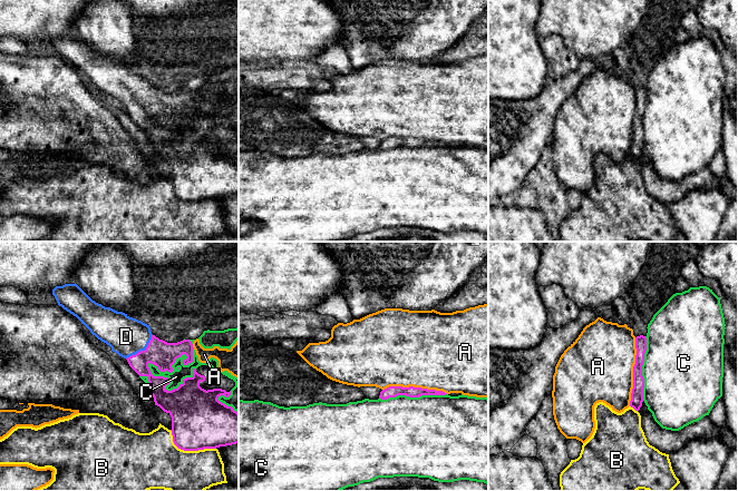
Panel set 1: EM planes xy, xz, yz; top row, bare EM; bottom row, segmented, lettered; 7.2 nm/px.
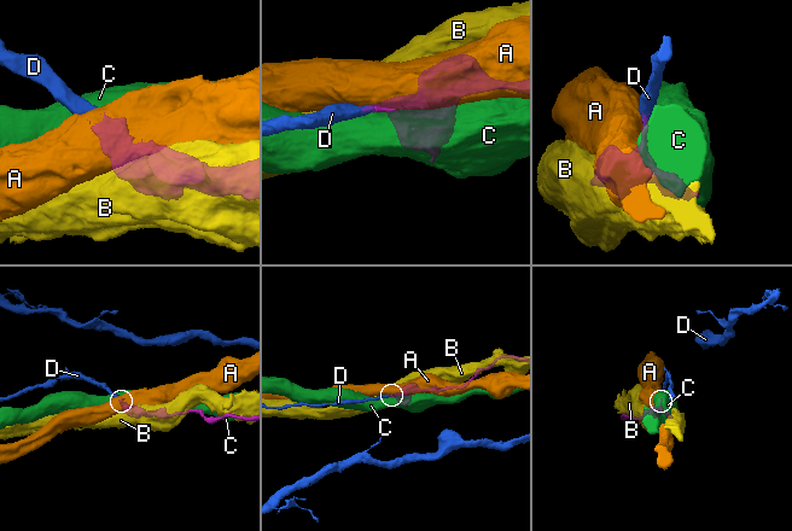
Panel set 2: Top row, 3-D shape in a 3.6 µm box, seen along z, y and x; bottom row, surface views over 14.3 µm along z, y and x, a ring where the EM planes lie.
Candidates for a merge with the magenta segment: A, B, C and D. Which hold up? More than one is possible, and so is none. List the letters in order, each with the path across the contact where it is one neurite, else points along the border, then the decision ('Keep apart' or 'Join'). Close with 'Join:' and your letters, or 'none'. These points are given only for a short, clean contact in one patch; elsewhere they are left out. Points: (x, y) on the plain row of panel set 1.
A: Keep apart
B: Keep apart
C: Keep apart
D: Path across: xy (163, 105), (155, 101), (143, 101), (126, 87). Join
Join: D

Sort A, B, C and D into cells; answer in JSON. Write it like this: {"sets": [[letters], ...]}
{"sets": [["A"], ["B"], ["C"], ["D"]]}

